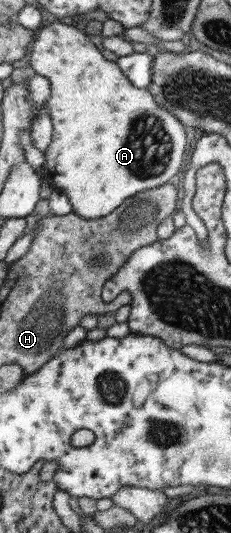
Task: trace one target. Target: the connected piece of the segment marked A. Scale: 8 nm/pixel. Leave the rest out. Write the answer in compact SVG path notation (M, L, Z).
M54 23L41 29L34 41L30 63L38 75L52 82L52 96L47 101L55 126L52 145L42 165L45 179L70 198L76 213L88 219L106 217L136 194L159 188L170 182L184 166L188 136L183 122L160 105L148 88L136 87L117 62L108 61L99 43L92 43L86 31Z

